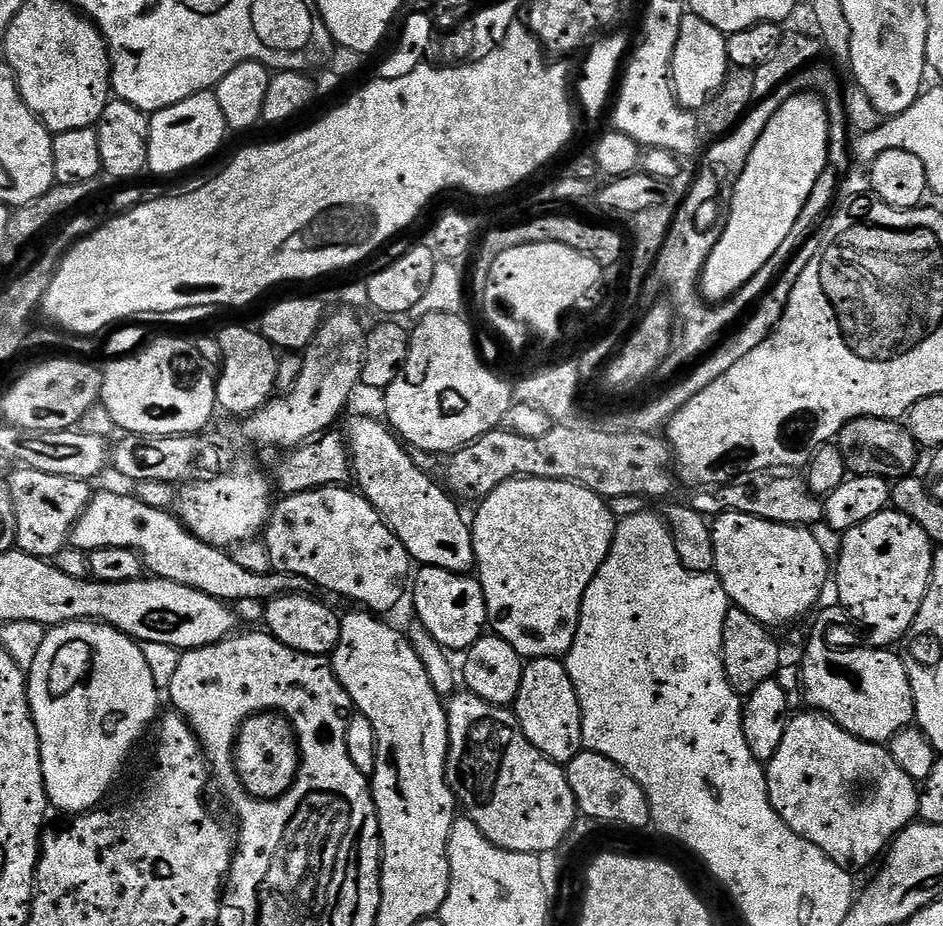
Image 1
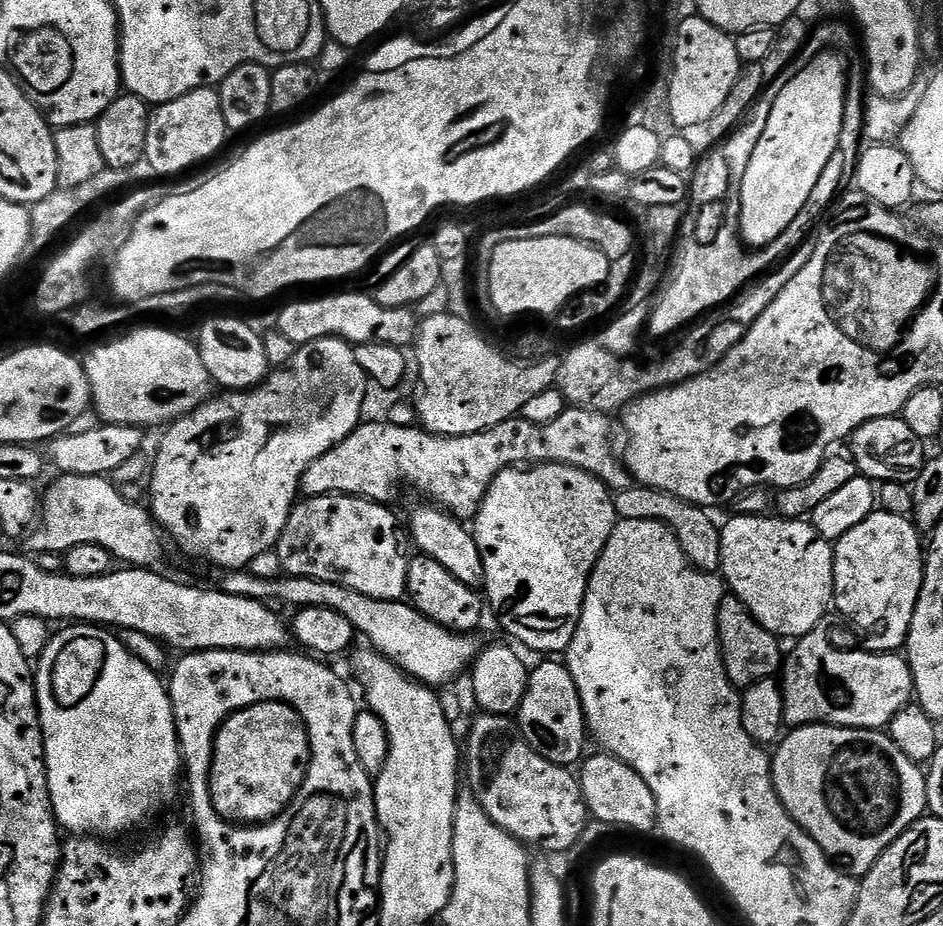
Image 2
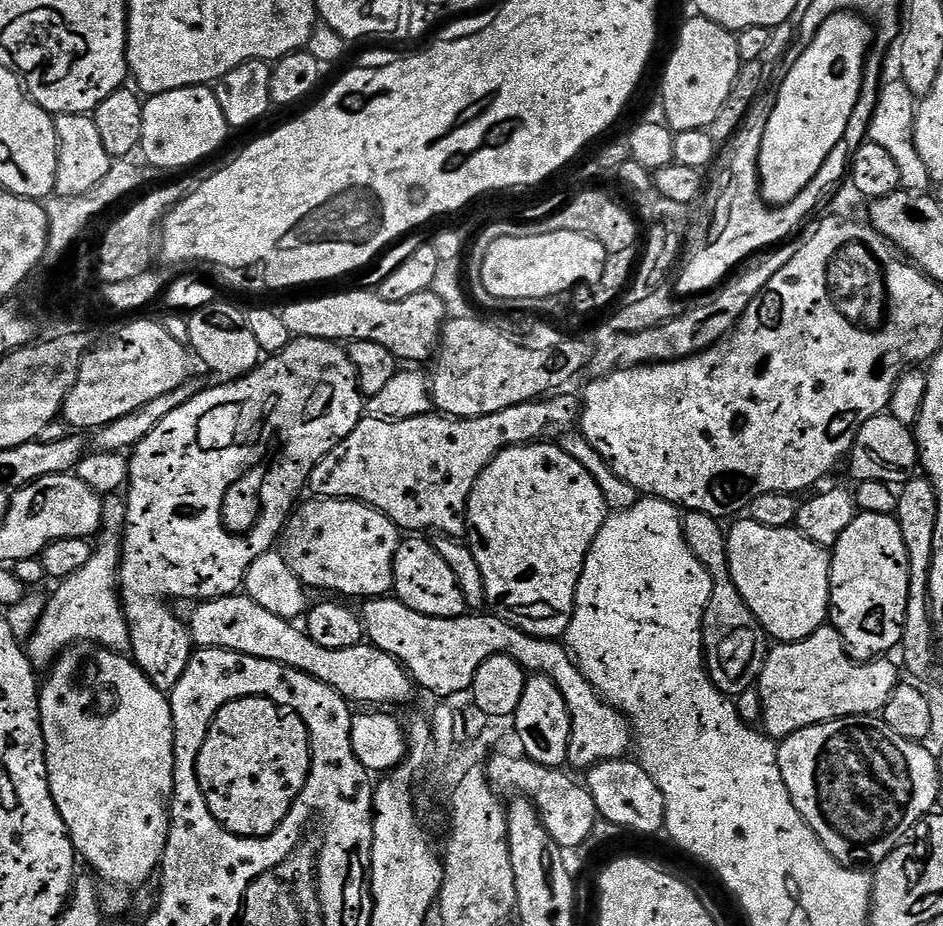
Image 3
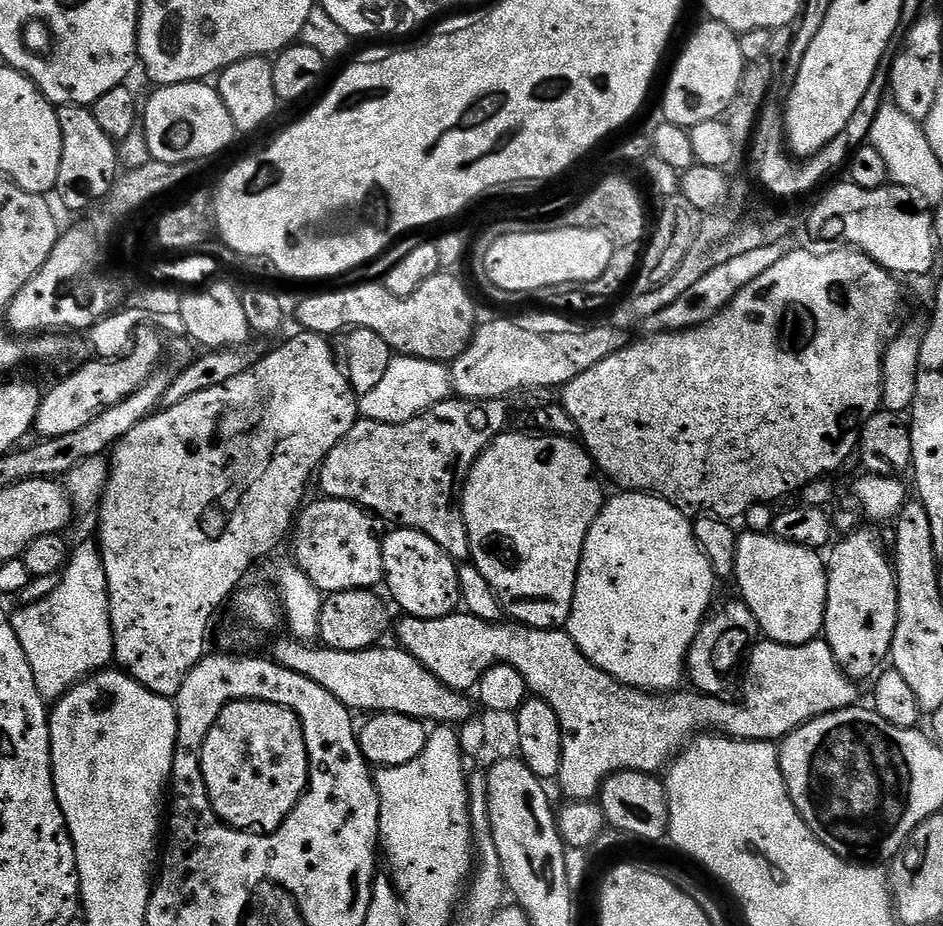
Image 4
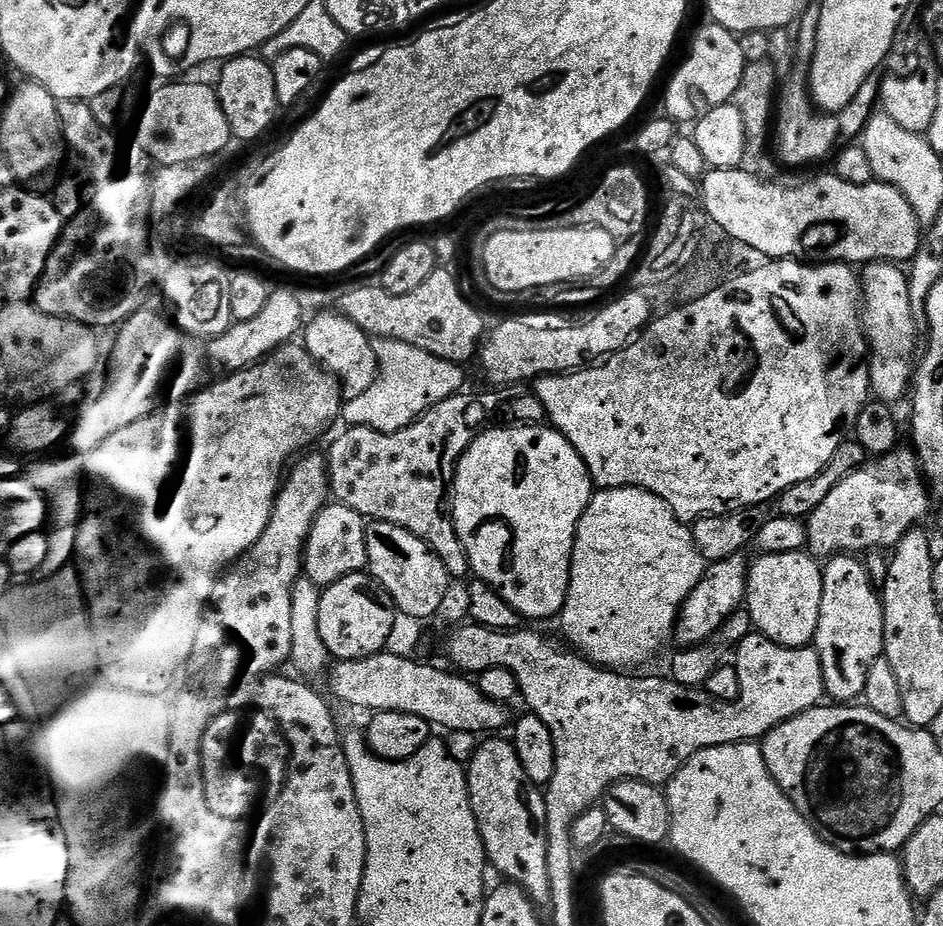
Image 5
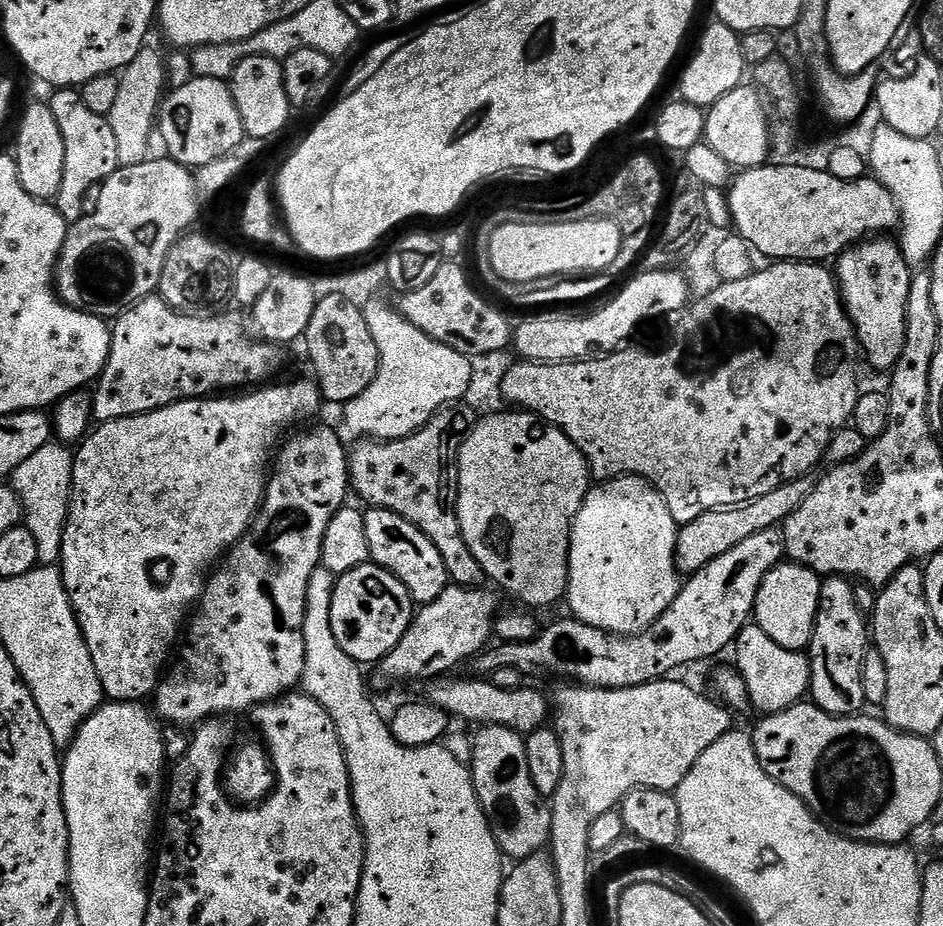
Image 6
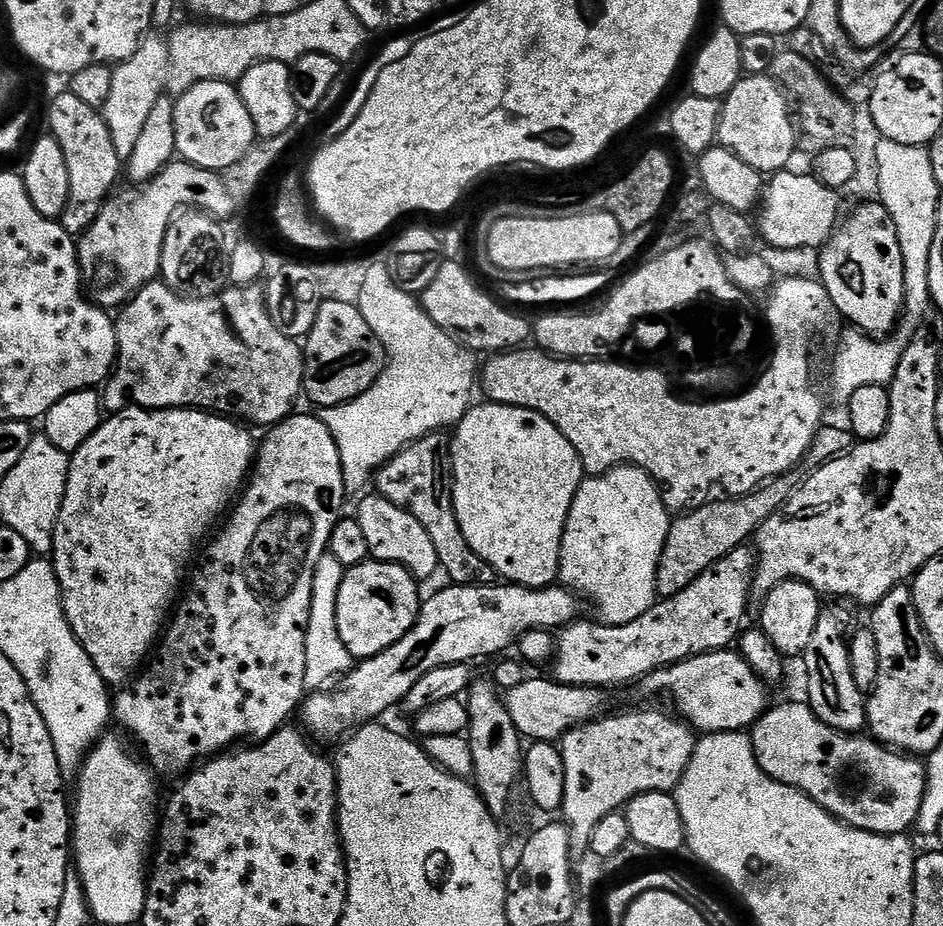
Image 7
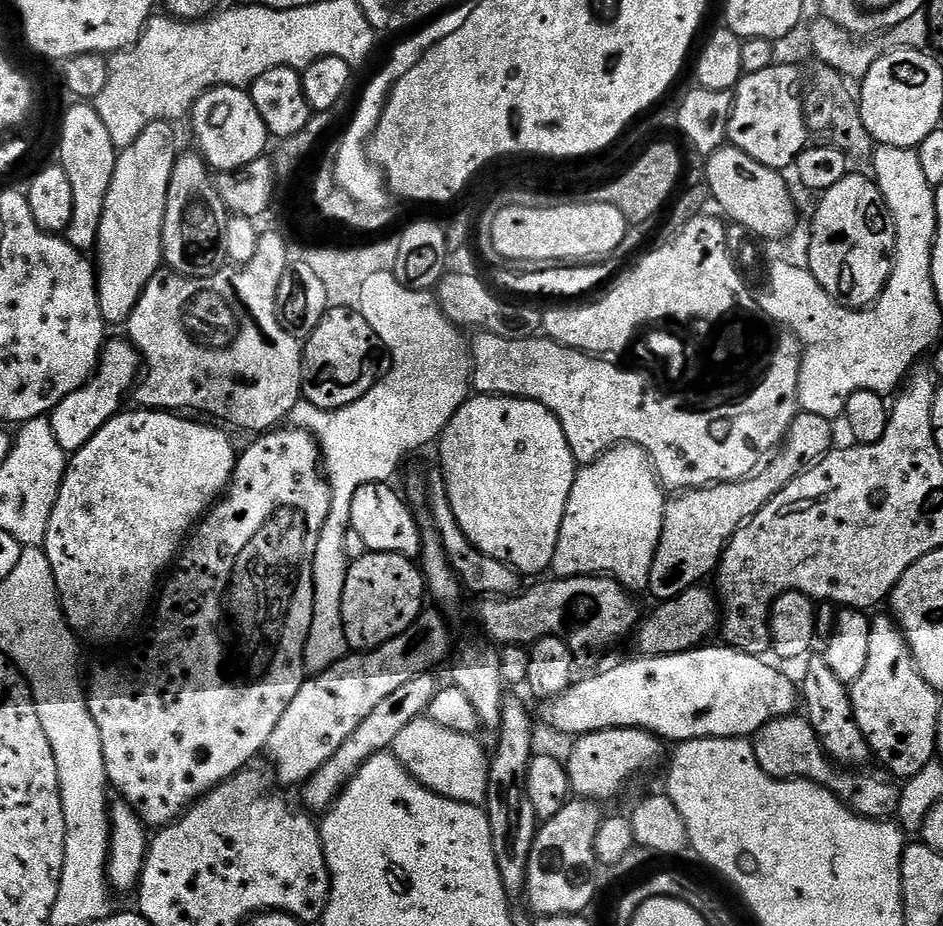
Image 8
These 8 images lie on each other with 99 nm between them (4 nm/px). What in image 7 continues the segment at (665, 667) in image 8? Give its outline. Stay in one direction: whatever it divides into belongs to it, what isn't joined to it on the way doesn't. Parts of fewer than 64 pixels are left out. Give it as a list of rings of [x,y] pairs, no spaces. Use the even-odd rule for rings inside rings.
[[[736,650],[691,656],[688,660],[652,673],[650,677],[650,683],[658,691],[668,691],[672,695],[677,708],[675,711],[691,724],[697,733],[742,732],[751,729],[770,707],[769,685],[760,679],[756,669],[741,653],[740,657],[732,651]],[[526,678],[522,686],[514,686],[503,693],[502,699],[506,710],[510,710],[510,718],[520,731],[521,737],[528,742],[556,742],[572,728],[586,724],[590,720],[605,715],[605,689],[583,688],[559,684],[551,678],[532,680]]]

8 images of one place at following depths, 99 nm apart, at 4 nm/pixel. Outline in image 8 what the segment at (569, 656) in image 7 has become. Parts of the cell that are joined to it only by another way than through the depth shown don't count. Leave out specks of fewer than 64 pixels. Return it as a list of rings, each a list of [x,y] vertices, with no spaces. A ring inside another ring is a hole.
[[[697,586],[678,594],[672,600],[657,603],[652,616],[645,615],[634,633],[634,641],[640,647],[639,655],[669,656],[701,647],[707,641],[704,639],[715,628],[717,631],[718,621],[722,616],[717,597],[709,592],[704,586]]]

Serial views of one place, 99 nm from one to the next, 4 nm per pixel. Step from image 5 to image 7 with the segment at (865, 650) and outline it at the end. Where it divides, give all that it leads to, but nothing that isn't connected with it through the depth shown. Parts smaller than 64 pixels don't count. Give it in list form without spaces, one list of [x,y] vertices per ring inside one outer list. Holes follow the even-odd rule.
[[[821,611],[818,626],[810,638],[810,646],[806,646],[802,663],[808,671],[806,703],[812,713],[822,722],[826,722],[826,726],[839,732],[863,733],[868,723],[866,692],[858,686],[858,682],[854,682],[846,632],[844,636],[844,628],[834,613]]]

